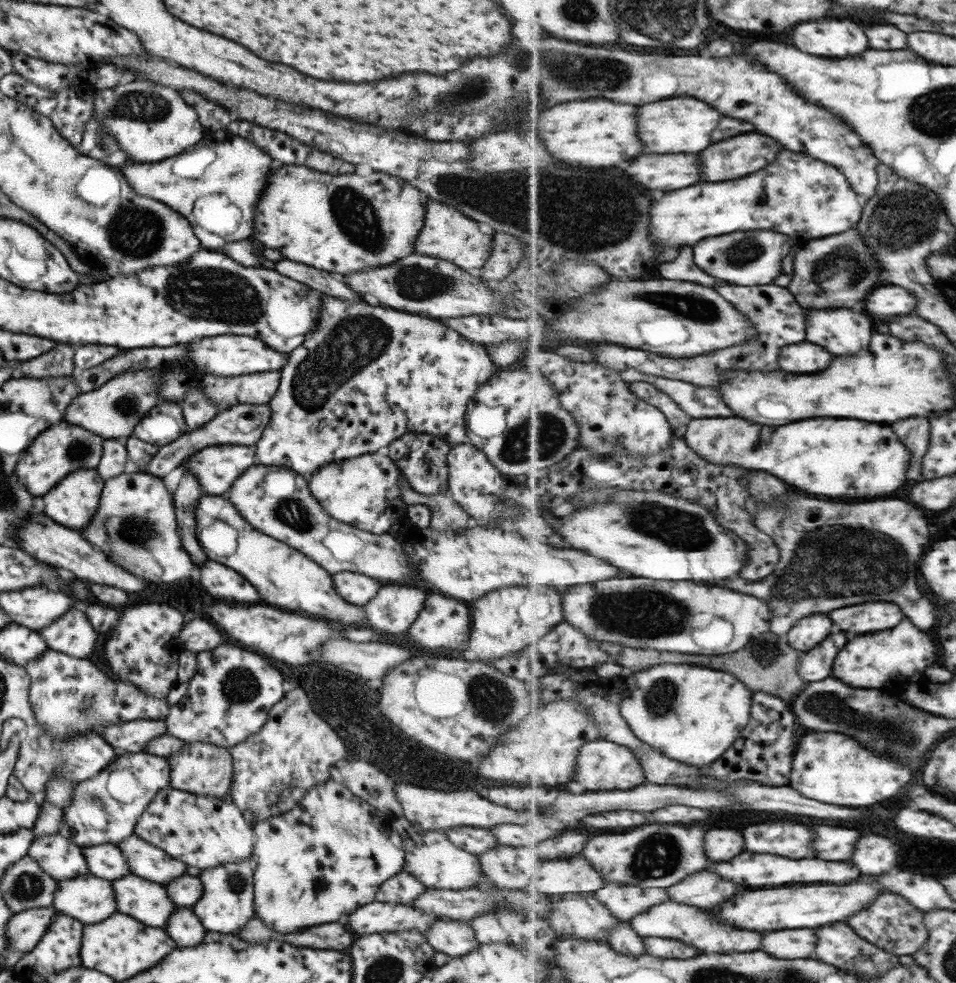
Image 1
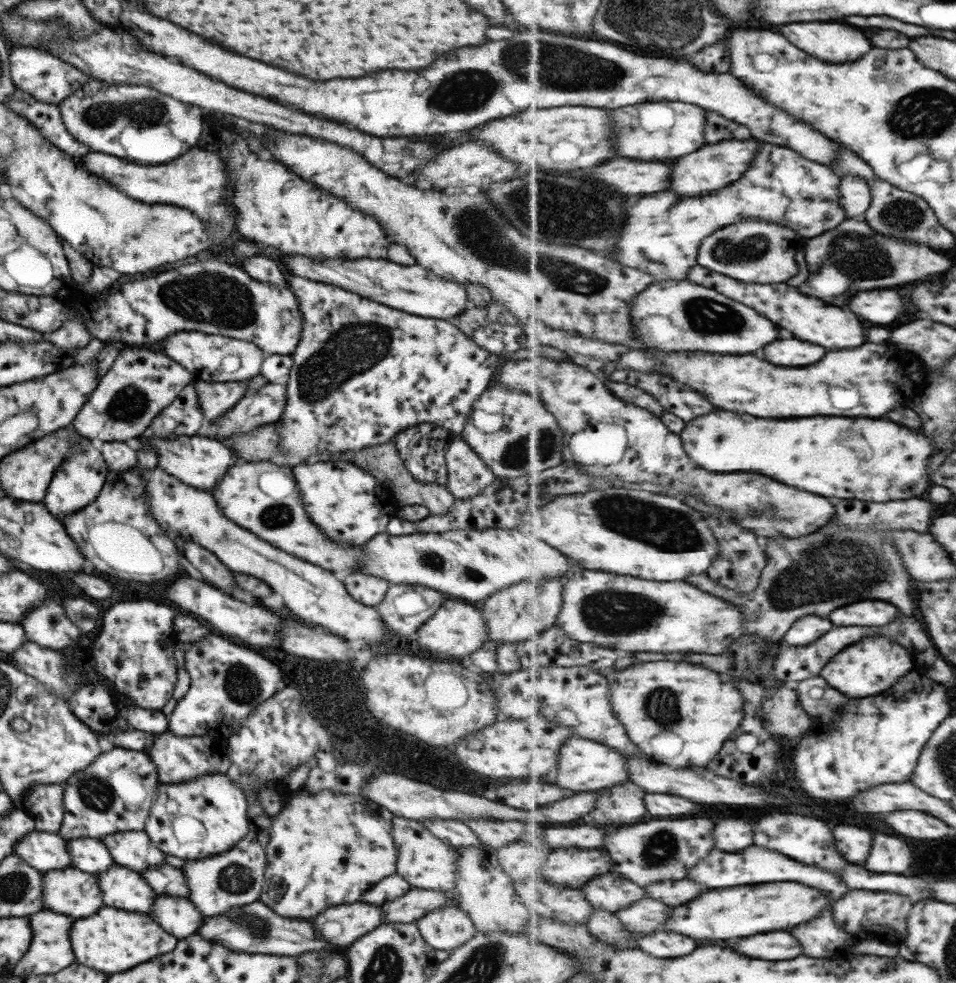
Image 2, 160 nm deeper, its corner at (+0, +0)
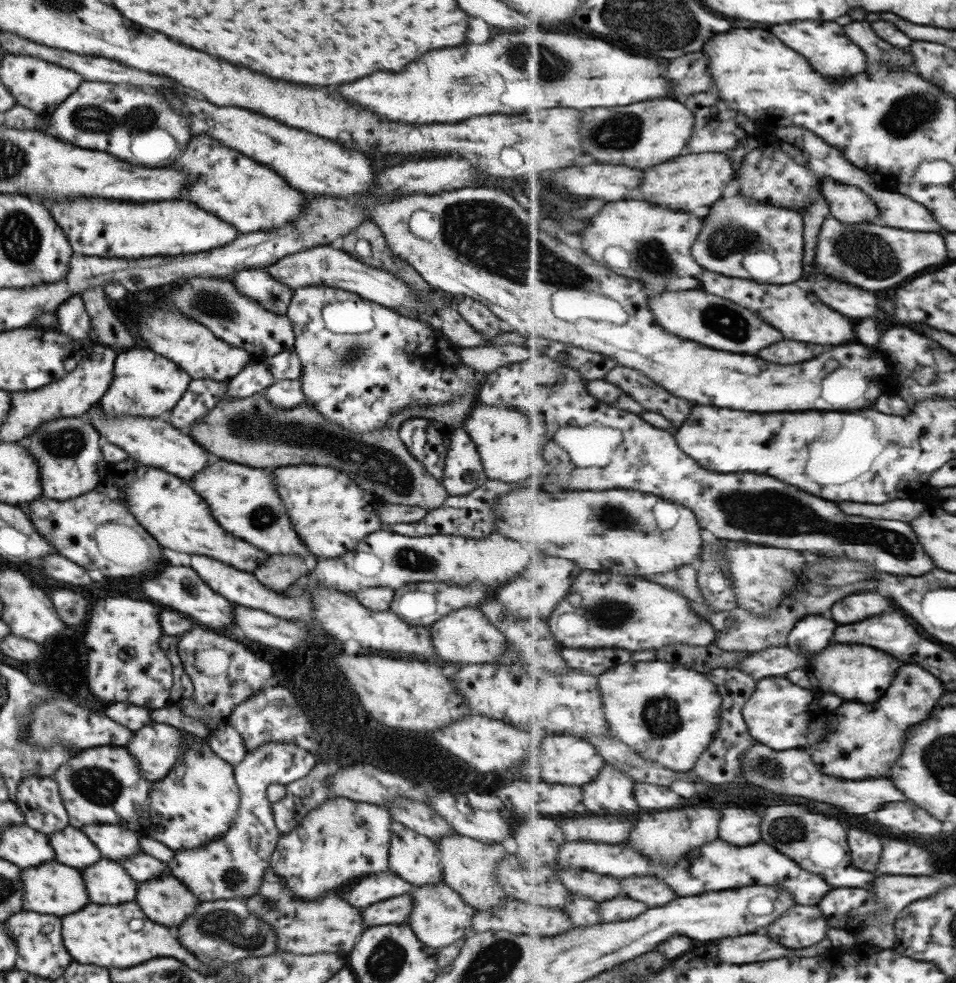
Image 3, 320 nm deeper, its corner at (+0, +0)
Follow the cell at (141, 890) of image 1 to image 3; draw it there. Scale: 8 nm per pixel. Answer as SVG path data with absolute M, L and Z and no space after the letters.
M101 858L79 871L89 903L114 905L136 897L137 882L114 860Z

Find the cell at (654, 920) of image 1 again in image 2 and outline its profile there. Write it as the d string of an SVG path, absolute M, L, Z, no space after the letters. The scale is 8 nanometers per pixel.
M647 897L618 910L617 915L627 930L653 934L655 930L661 930L661 926L669 920L671 908L664 902Z

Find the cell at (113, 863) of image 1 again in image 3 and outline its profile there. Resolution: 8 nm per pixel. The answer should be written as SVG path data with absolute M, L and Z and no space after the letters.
M71 825L48 834L48 843L53 849L54 860L71 868L87 868L102 858L87 836Z

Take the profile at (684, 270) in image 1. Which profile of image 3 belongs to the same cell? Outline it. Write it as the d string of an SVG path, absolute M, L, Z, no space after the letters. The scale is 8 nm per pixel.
M706 269L701 278L702 288L705 291L749 308L753 314L769 320L769 324L779 328L785 334L785 338L789 338L789 340L839 346L839 344L847 344L855 338L855 326L847 316L831 310L815 294L799 288L797 284L765 284L764 282L743 280L739 277L721 276L717 272Z

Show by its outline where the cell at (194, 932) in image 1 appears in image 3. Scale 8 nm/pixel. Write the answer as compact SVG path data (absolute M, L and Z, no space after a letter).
M169 873L136 884L134 901L145 916L172 931L191 915L198 900Z

